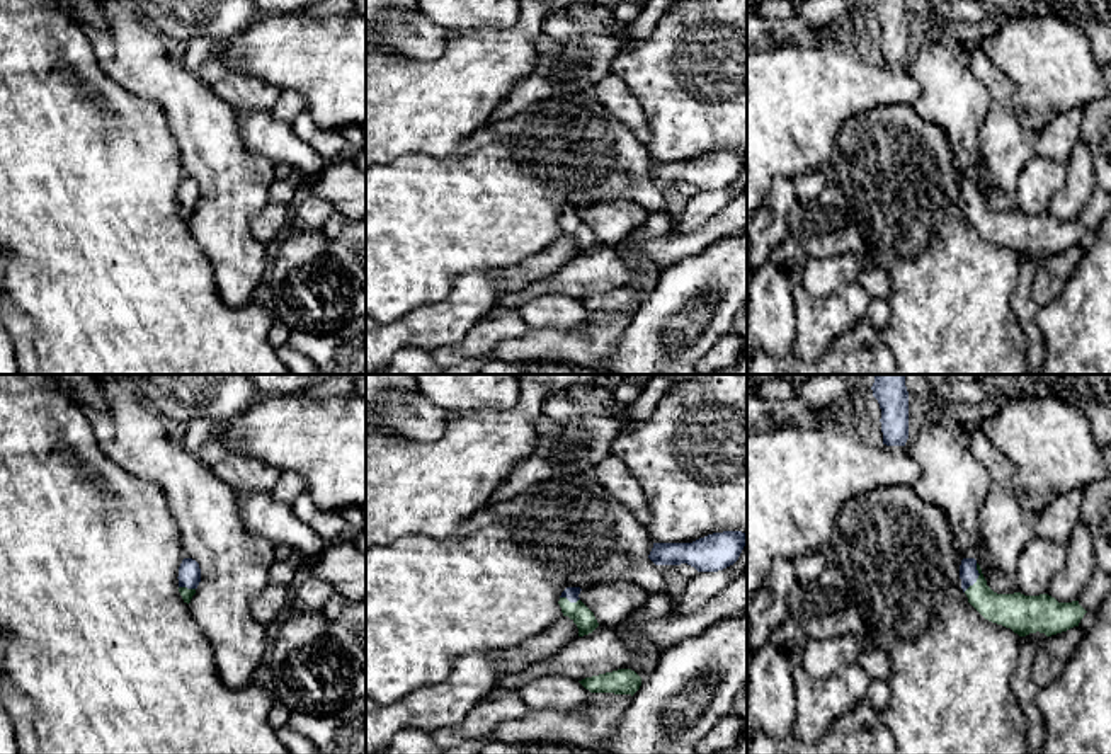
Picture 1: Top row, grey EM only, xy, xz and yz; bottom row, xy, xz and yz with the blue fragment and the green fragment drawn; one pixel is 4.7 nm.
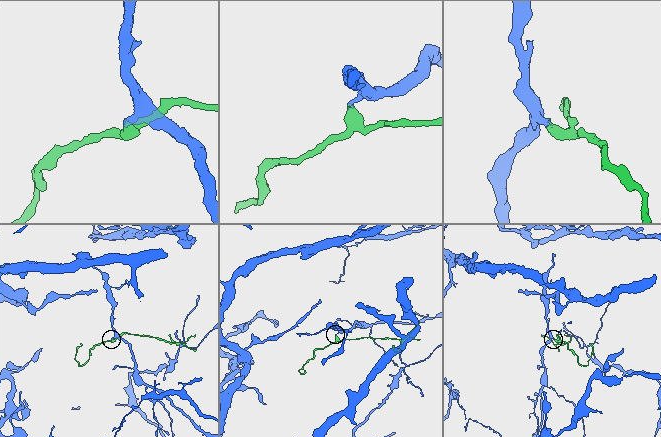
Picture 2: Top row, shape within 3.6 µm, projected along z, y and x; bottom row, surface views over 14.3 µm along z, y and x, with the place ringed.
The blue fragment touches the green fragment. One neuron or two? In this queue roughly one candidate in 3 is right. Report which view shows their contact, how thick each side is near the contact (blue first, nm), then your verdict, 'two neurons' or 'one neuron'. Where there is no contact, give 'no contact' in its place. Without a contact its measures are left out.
contact in yz; calibres 90 and 170 nm; one neuron

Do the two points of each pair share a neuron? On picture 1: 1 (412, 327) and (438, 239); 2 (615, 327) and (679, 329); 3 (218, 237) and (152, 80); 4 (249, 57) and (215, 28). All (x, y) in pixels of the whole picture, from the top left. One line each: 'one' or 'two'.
1: two
2: two
3: one
4: two

